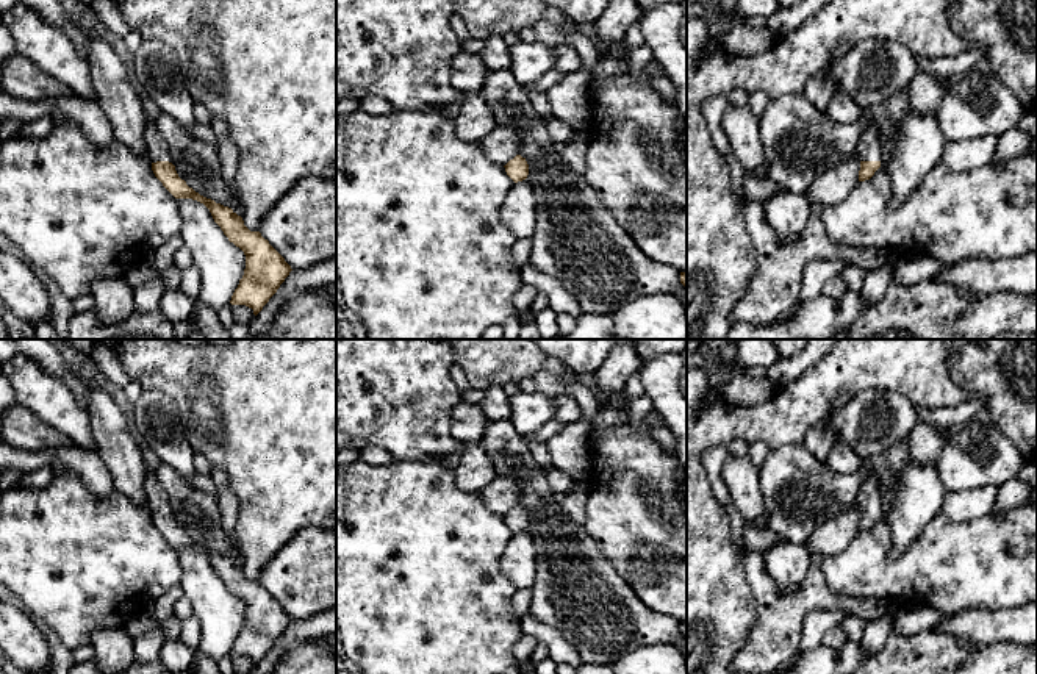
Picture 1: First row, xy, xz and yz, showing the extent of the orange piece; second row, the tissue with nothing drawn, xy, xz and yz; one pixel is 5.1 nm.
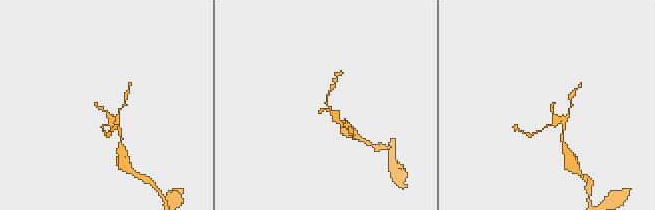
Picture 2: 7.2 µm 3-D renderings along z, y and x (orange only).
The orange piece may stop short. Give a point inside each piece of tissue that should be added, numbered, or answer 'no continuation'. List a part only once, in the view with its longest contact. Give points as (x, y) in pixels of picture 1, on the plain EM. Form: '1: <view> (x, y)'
1: xy (158, 501)

